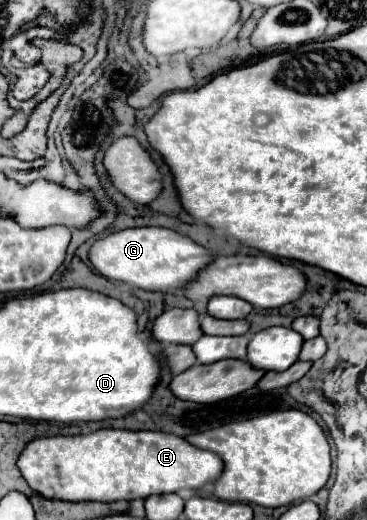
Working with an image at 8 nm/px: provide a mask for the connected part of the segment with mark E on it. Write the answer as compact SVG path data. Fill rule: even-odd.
M108 428L88 436L36 438L20 454L18 468L28 486L46 498L118 502L172 494L182 488L202 490L224 472L224 462L218 454L196 448L174 434Z

